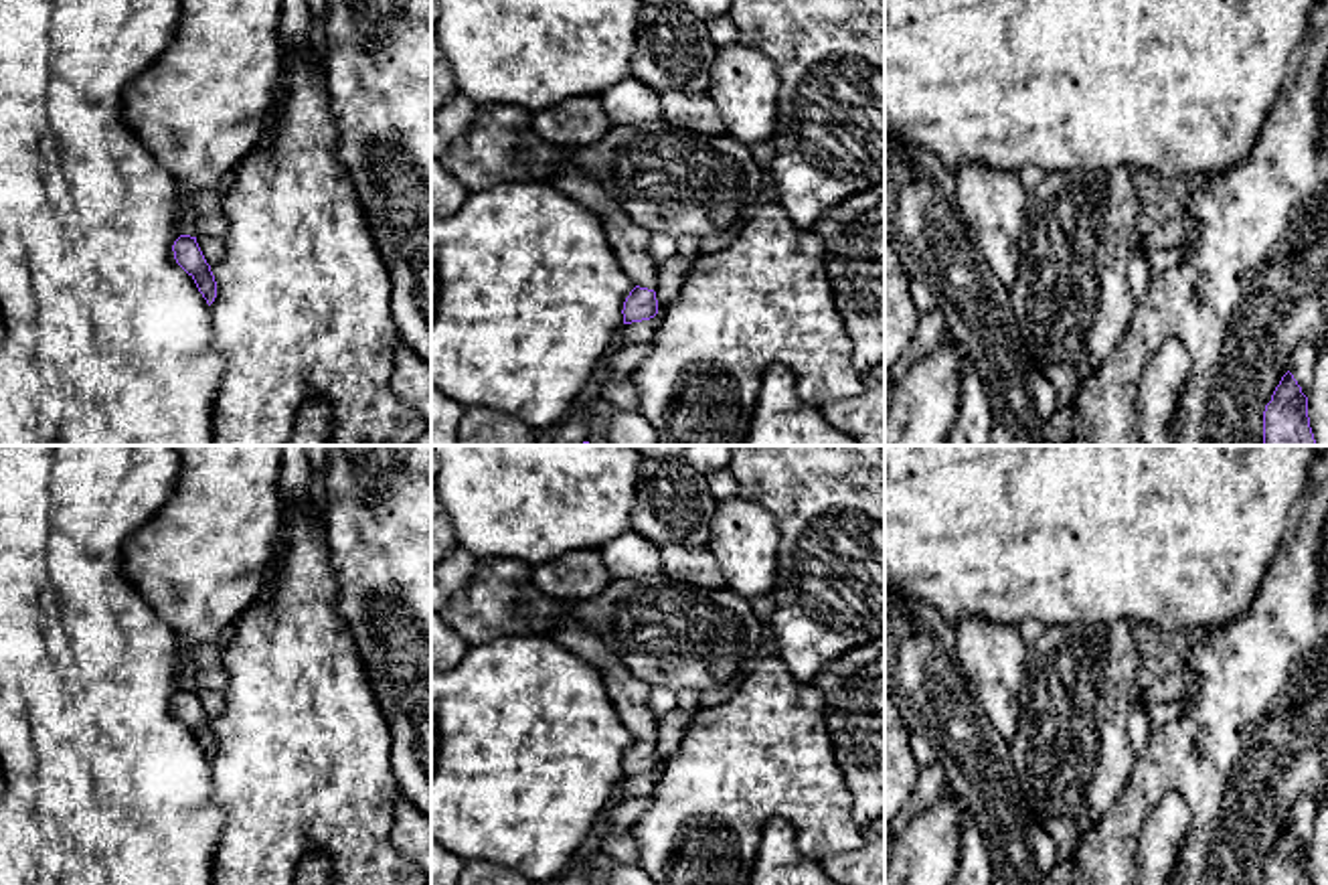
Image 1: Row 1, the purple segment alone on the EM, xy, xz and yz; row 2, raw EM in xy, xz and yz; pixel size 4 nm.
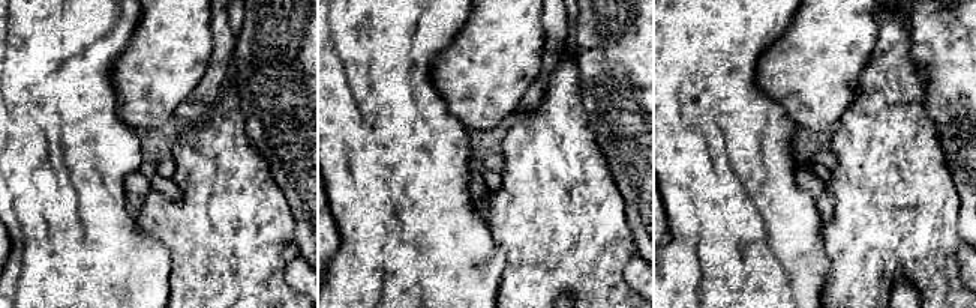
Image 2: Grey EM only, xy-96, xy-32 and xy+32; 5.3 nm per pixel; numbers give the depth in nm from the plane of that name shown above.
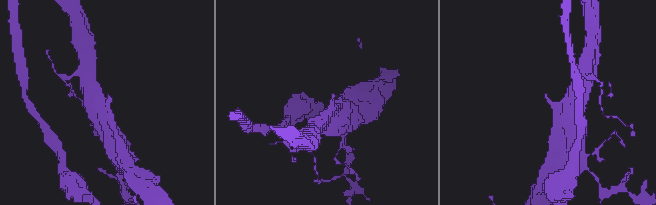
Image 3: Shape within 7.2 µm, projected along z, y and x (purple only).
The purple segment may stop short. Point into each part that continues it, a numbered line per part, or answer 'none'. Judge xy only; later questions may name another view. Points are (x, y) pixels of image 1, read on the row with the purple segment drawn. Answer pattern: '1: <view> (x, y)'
none

